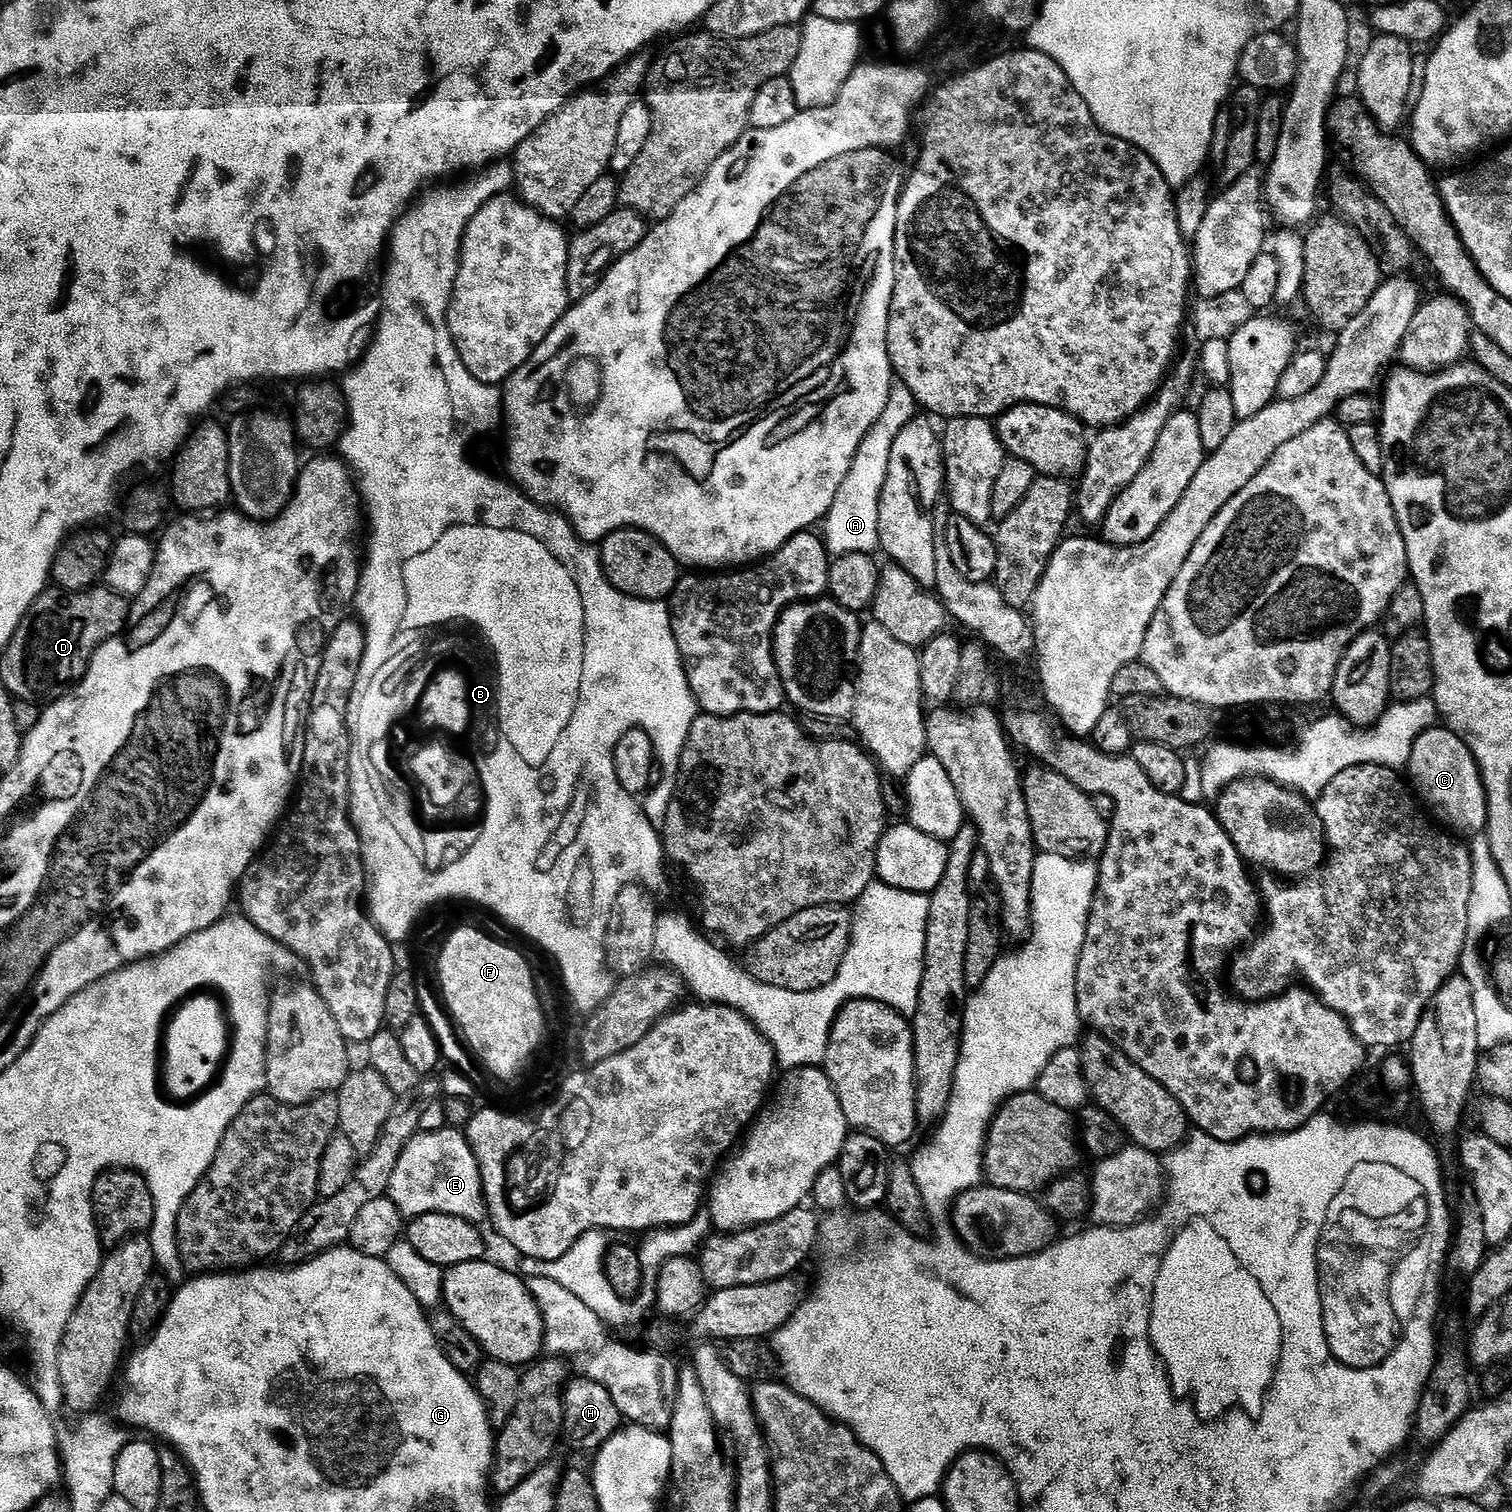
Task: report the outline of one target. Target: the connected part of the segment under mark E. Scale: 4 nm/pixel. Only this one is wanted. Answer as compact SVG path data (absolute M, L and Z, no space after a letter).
M444 1126L441 1129L441 1132L424 1130L413 1136L402 1158L398 1158L398 1166L394 1166L387 1197L405 1218L441 1212L460 1216L477 1226L483 1225L486 1220L484 1183L468 1137L454 1128Z

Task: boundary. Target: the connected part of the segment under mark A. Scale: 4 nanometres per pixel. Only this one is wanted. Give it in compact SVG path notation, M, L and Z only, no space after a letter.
M893 383L888 389L886 410L882 410L878 422L874 422L858 446L854 462L846 478L842 478L842 486L838 486L838 494L822 521L822 539L833 557L859 552L872 554L880 548L878 506L882 486L886 482L886 470L890 466L890 450L894 446L894 438L898 438L898 434L902 434L904 427L916 419L917 415L918 405L914 394L910 394L905 384Z

